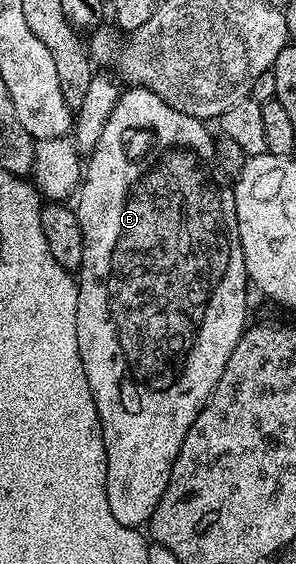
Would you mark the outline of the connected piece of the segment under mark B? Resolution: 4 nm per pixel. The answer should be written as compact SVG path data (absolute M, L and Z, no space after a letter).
M130 89L125 92L125 102L138 103L134 107L134 111L138 115L146 114L146 119L119 119L113 117L104 125L104 131L100 135L98 146L94 151L90 152L84 163L84 174L81 177L81 184L76 192L76 210L78 212L78 220L80 221L80 229L84 237L84 257L82 265L76 272L76 282L78 284L78 304L76 305L76 345L80 345L80 361L84 361L84 373L88 377L88 389L92 389L92 397L96 401L96 413L98 419L102 423L102 440L104 441L104 449L106 450L106 488L108 489L108 509L112 513L112 517L116 517L116 521L120 521L120 525L141 528L143 525L149 524L152 513L156 509L156 505L160 505L160 497L164 497L164 489L170 480L172 473L172 465L176 461L176 457L180 453L180 449L184 445L184 437L188 433L188 429L196 421L196 417L202 411L202 405L206 402L207 397L212 393L212 389L220 381L220 377L224 373L224 365L228 365L228 357L232 357L232 349L236 349L236 345L240 341L242 332L248 326L246 320L246 287L248 288L248 276L246 274L246 262L244 261L244 253L240 245L240 233L238 232L238 222L236 221L236 201L234 200L234 188L228 185L227 176L223 175L218 164L214 161L214 141L215 136L210 135L210 131L205 122L191 122L187 116L182 115L178 111L173 111L168 104L158 95L145 89Z

